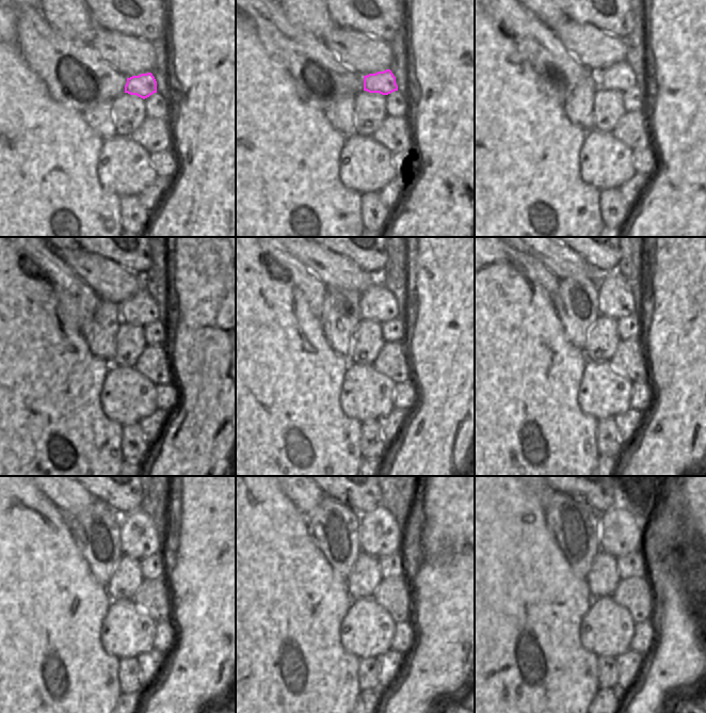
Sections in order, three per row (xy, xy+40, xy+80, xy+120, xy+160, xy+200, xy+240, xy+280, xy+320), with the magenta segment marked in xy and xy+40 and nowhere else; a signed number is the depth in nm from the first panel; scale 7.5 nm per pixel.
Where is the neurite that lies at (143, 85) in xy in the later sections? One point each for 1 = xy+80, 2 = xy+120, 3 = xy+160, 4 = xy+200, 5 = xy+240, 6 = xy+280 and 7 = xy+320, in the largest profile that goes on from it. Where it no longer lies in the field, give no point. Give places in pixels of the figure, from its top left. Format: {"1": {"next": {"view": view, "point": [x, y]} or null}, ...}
{"1": {"next": {"view": "xy+80", "point": [619, 77]}}, "2": {"next": {"view": "xy+120", "point": [141, 310]}}, "3": {"next": {"view": "xy+160", "point": [378, 303]}}, "4": {"next": {"view": "xy+200", "point": [615, 300]}}, "5": {"next": {"view": "xy+240", "point": [139, 537]}}, "6": {"next": {"view": "xy+280", "point": [380, 535]}}, "7": {"next": {"view": "xy+320", "point": [620, 531]}}}

